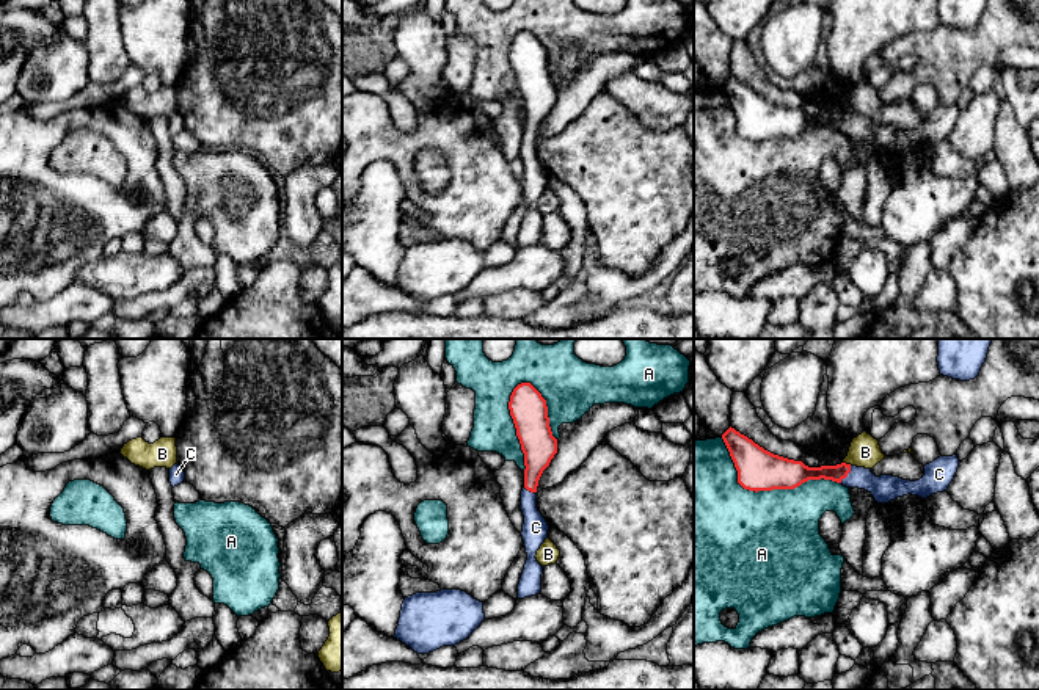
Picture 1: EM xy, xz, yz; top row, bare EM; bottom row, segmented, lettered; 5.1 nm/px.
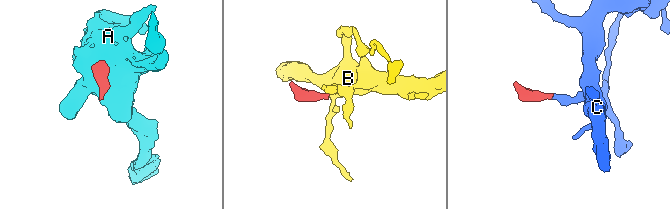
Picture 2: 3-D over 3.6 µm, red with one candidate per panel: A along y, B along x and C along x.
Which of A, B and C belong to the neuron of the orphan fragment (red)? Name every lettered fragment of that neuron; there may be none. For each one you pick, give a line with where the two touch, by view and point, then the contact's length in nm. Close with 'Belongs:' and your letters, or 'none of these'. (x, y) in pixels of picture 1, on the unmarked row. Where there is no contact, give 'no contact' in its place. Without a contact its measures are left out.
C: yz (848, 121) | 110 nm
Belongs: C

